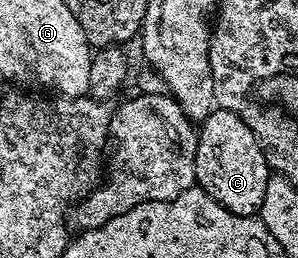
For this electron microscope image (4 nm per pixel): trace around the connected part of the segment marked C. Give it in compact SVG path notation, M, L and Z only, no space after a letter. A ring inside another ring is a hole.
M229 110L213 111L198 126L193 145L195 183L212 200L235 215L253 217L260 209L270 177L268 162L250 128Z

